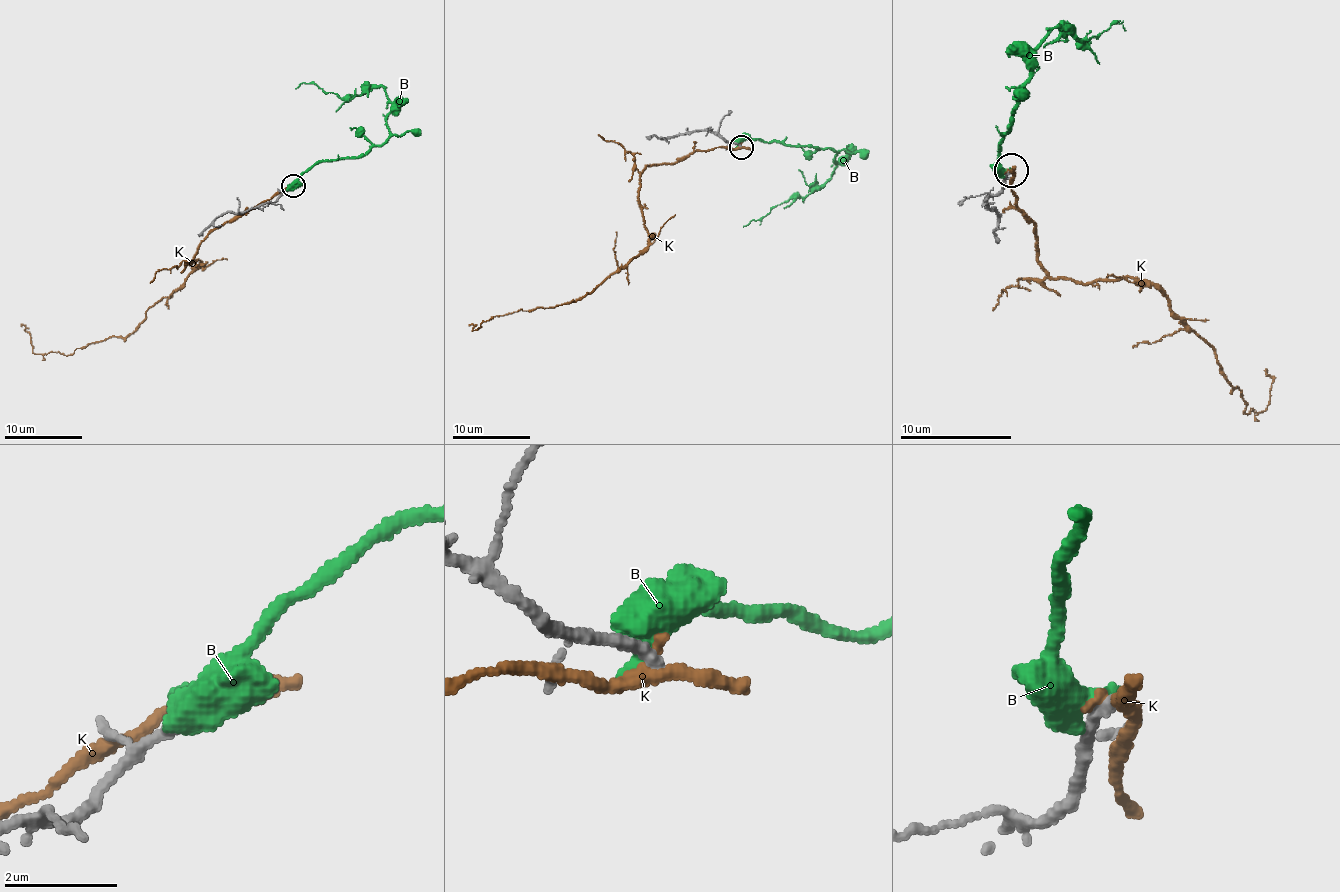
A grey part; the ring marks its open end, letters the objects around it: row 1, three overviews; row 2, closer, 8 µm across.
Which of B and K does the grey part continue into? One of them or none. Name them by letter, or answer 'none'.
none

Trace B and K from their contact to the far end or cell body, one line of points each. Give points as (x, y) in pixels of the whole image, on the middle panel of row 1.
B: (739, 144), (746, 138), (828, 148), (838, 153), (830, 177), (809, 194), (789, 198), (742, 227)
K: (739, 146), (647, 165), (639, 198), (649, 243), (595, 290), (573, 301), (495, 315), (478, 329), (468, 325)

